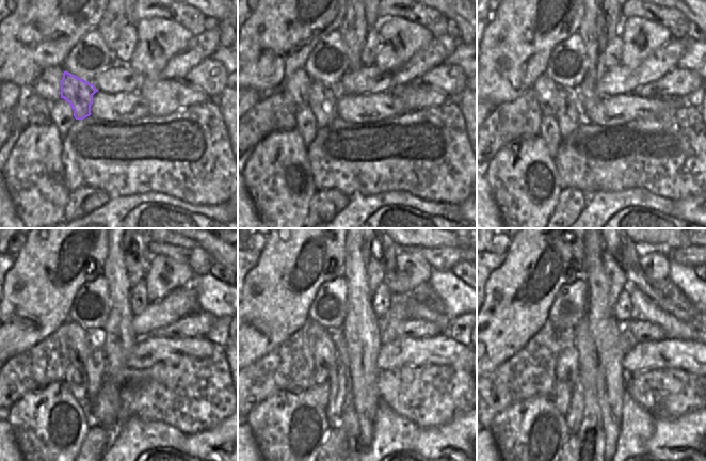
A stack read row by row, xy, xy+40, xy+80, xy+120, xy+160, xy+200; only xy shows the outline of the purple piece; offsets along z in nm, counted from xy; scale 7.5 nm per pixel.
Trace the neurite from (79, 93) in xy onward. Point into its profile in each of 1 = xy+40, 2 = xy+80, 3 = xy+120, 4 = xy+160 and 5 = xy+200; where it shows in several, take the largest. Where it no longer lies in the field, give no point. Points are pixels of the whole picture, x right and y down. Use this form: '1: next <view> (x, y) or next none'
1: next xy+40 (322, 98)
2: next xy+80 (568, 114)
3: next xy+120 (94, 365)
4: next xy+160 (338, 378)
5: next xy+200 (575, 414)

